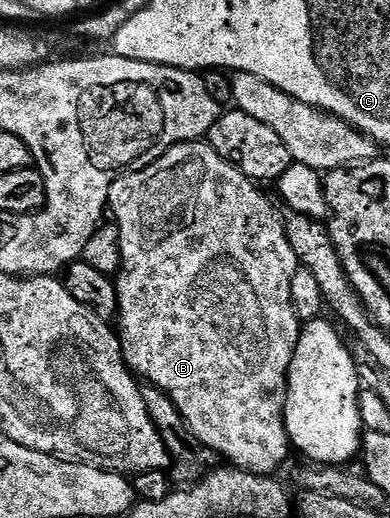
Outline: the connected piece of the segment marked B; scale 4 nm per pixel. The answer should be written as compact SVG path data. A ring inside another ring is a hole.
M204 140L185 141L182 145L176 145L166 151L164 155L155 163L151 163L145 169L140 169L134 173L122 173L118 181L111 187L109 192L109 205L115 209L118 216L116 221L119 231L121 232L121 269L115 274L115 284L117 286L117 311L119 314L119 322L121 321L121 329L119 325L119 344L121 353L125 357L125 366L129 368L130 373L136 375L142 382L154 385L156 388L162 389L166 395L175 403L179 414L186 421L187 427L202 441L207 447L214 450L218 458L225 457L230 466L246 469L248 473L263 473L266 475L276 474L277 468L288 459L291 454L291 446L289 444L289 436L285 430L285 396L289 390L289 368L291 367L291 359L293 352L297 346L297 340L303 328L303 322L298 317L293 300L291 299L291 278L294 277L295 271L299 268L297 264L297 256L295 251L291 251L291 243L287 241L287 231L285 230L285 217L282 214L277 214L277 209L260 193L258 182L252 181L247 175L243 175L230 161L225 161L213 150Z

